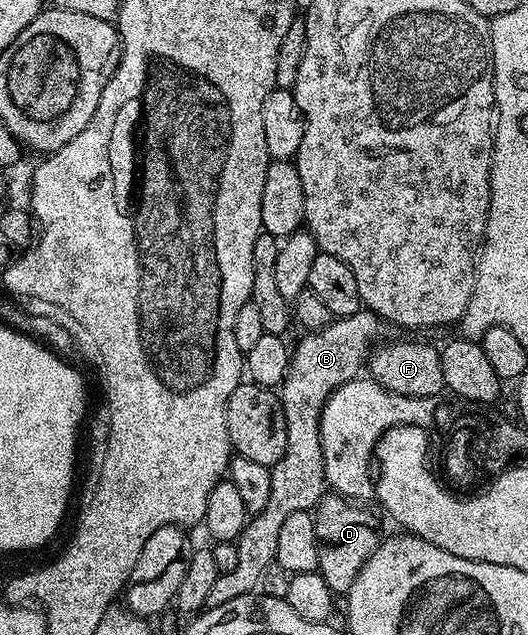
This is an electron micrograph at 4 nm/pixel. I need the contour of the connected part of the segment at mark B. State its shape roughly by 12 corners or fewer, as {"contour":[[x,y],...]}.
{"contour":[[361,309],[308,330],[278,392],[285,457],[207,607],[252,594],[293,513],[328,490],[325,401],[360,378],[384,320]]}

